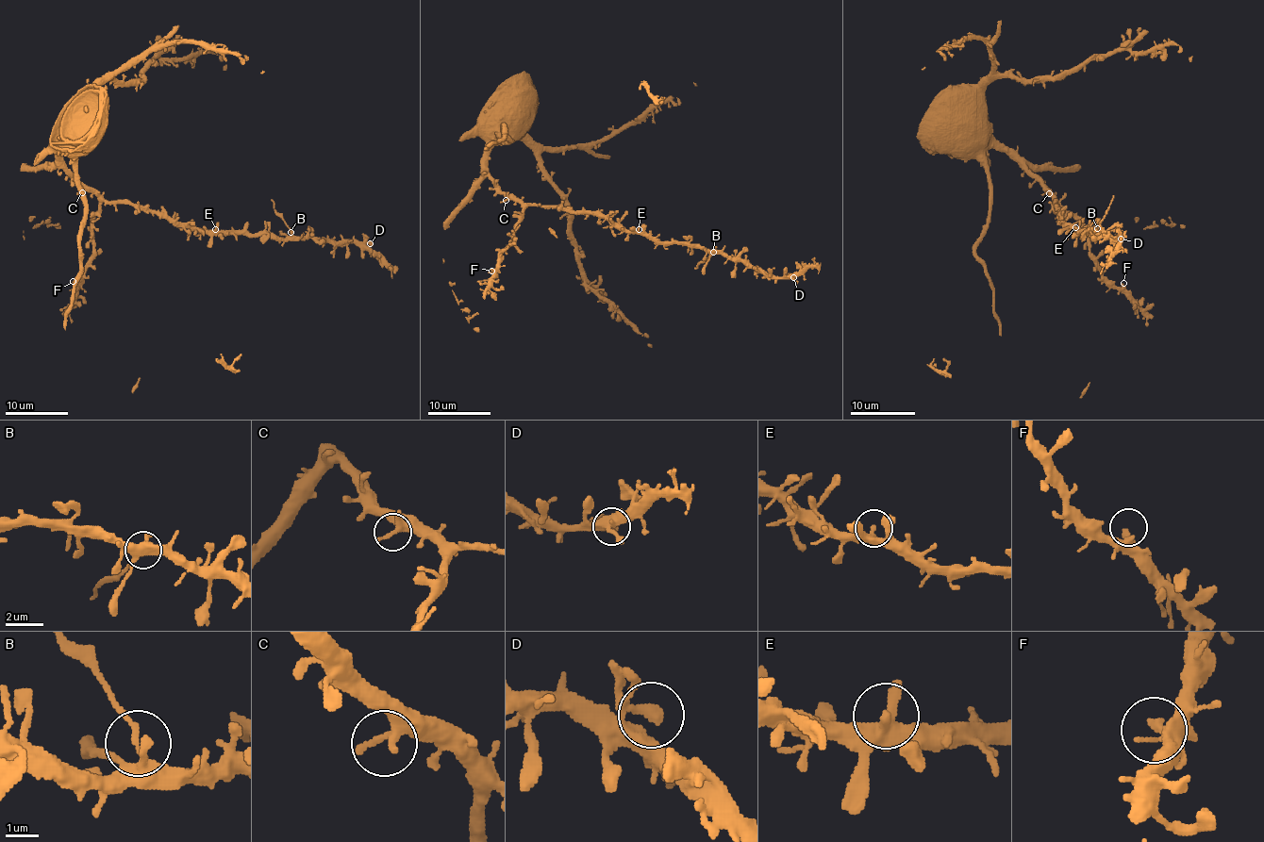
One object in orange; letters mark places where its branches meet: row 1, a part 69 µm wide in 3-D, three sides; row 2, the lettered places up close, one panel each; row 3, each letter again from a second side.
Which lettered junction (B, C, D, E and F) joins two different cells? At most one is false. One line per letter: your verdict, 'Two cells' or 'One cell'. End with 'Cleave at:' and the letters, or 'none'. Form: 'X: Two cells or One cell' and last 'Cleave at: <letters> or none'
B: Two cells
C: One cell
D: One cell
E: One cell
F: One cell
Cleave at: B

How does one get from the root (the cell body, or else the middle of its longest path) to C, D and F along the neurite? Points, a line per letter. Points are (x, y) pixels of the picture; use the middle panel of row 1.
C: (523, 208), (518, 201), (506, 200)
D: (523, 208), (554, 206), (590, 210), (627, 230), (660, 241), (722, 251), (770, 274), (793, 277)
F: (523, 208), (523, 220), (514, 230), (513, 240), (491, 271)

